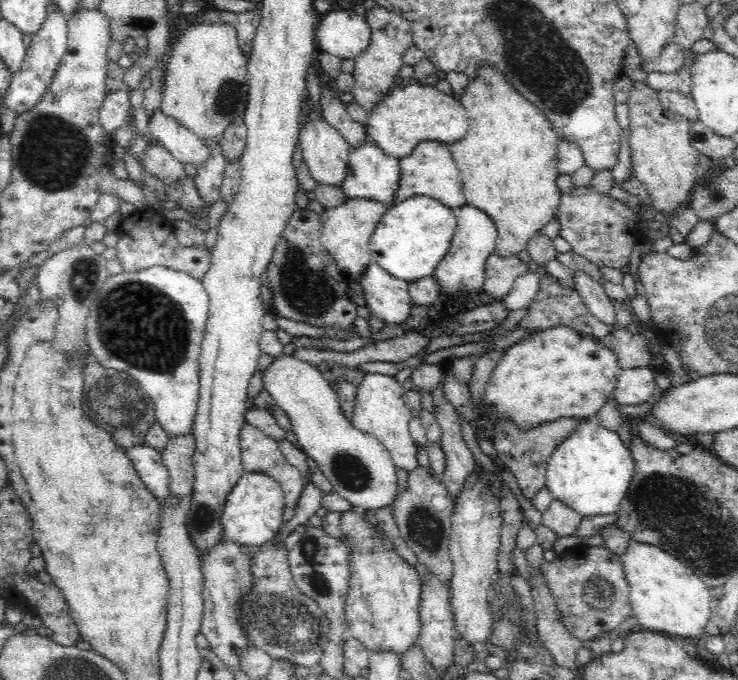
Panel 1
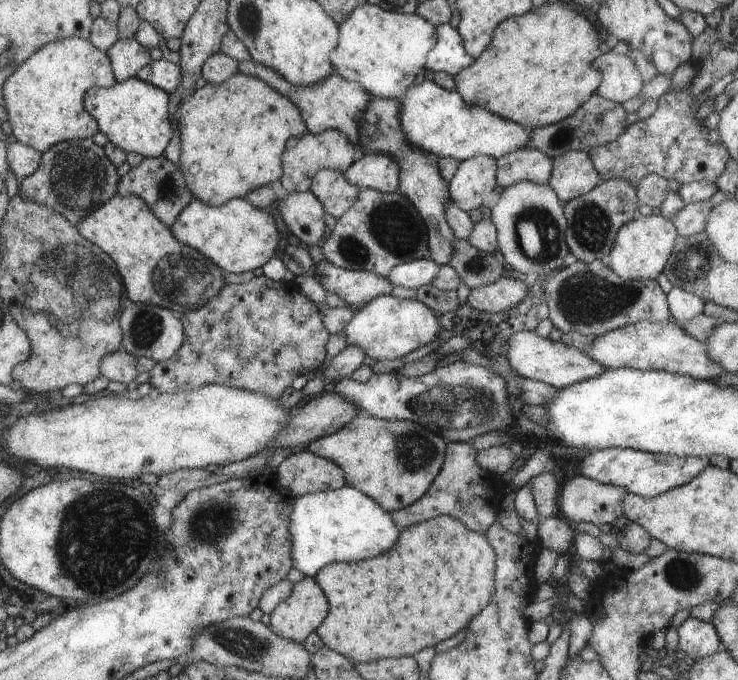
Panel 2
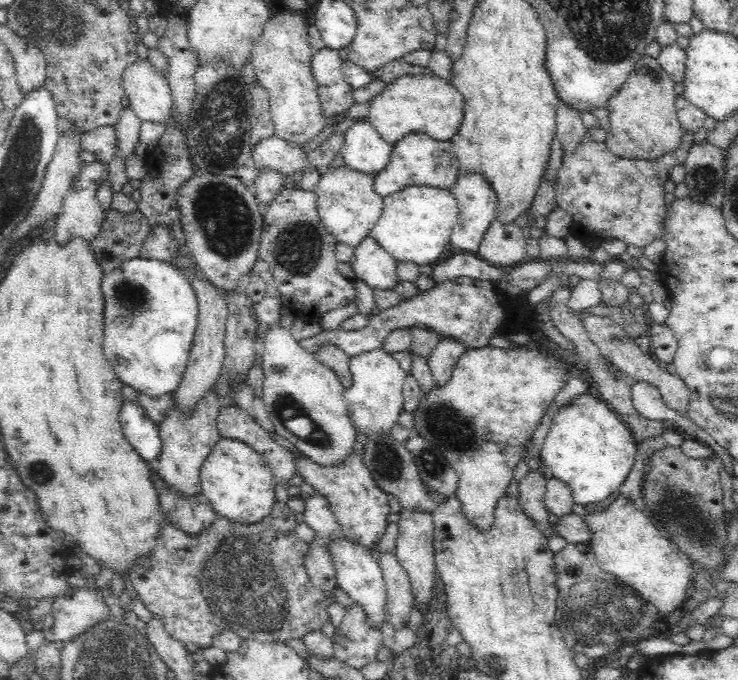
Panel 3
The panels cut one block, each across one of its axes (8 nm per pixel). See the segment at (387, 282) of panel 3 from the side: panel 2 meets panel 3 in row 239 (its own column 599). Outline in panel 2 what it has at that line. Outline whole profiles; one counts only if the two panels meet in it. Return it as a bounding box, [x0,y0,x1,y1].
[505,331,607,389]

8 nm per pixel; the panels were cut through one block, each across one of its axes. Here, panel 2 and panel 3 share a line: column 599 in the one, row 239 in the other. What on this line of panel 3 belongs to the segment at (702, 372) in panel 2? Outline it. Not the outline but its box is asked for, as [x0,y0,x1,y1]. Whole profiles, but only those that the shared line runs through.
[315,167,384,248]

